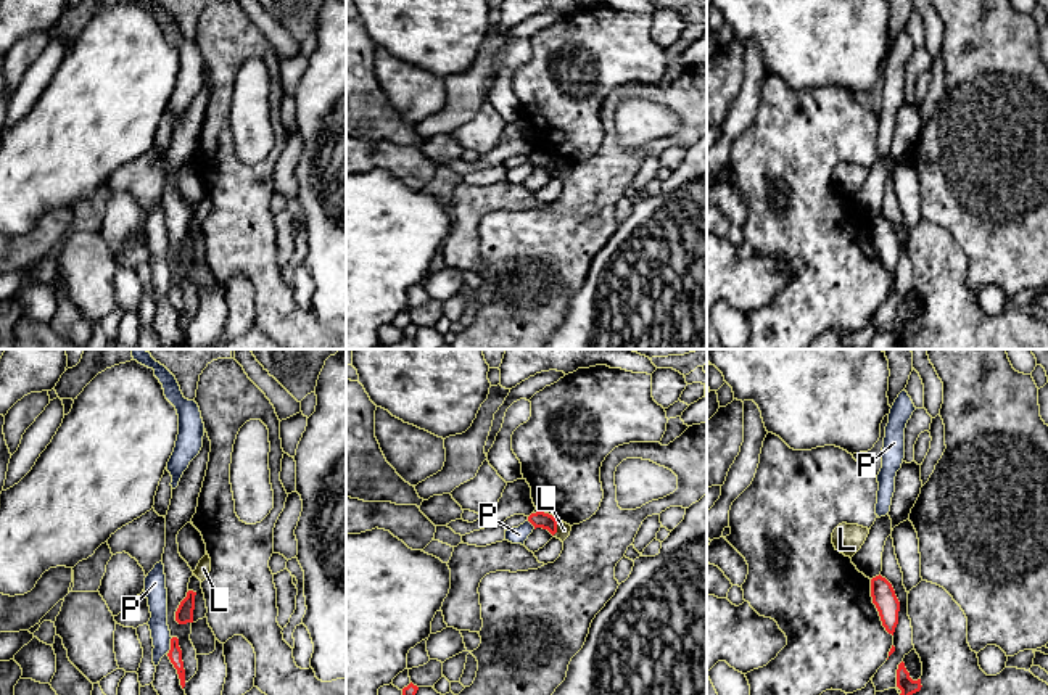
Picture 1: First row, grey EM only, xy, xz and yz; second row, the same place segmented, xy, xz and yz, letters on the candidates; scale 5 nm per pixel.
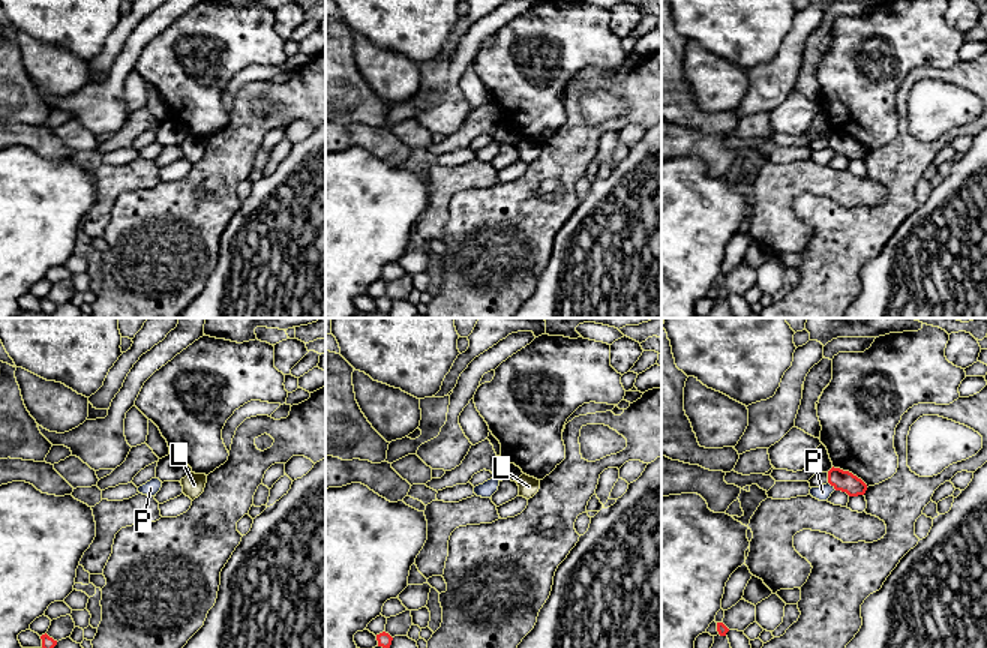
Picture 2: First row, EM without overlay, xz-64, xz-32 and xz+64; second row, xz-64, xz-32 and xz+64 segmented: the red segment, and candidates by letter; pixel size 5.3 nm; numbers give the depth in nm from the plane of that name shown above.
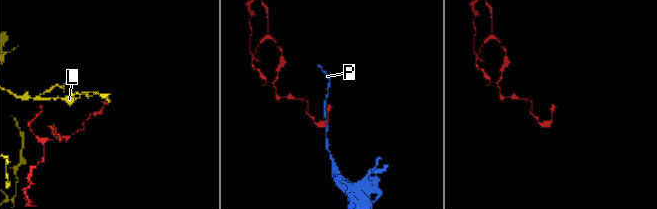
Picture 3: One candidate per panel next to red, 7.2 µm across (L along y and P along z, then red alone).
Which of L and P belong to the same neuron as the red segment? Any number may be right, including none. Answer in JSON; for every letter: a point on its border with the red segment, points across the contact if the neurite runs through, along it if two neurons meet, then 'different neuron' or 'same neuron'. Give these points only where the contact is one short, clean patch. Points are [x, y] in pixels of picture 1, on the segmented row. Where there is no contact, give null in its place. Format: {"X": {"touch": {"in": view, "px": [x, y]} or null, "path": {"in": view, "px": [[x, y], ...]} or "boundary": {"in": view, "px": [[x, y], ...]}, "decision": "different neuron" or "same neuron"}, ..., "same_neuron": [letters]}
{"L": {"touch": {"in": "xz", "px": [556, 528]}, "boundary": {"in": "xz", "px": [[557, 522], [557, 530], [552, 534]]}, "decision": "different neuron"}, "P": {"touch": {"in": "xy", "px": [171, 645]}, "boundary": {"in": "xy", "px": [[173, 637], [168, 653]]}, "decision": "different neuron"}, "same_neuron": []}

